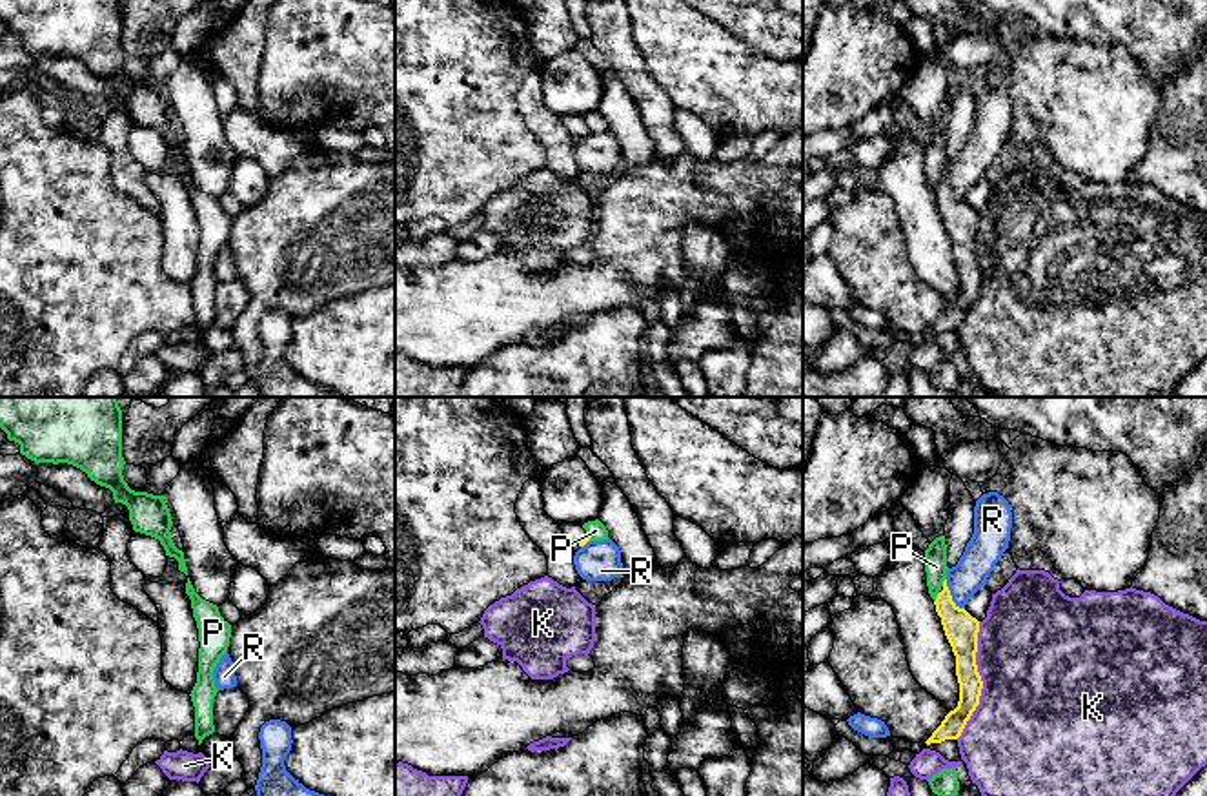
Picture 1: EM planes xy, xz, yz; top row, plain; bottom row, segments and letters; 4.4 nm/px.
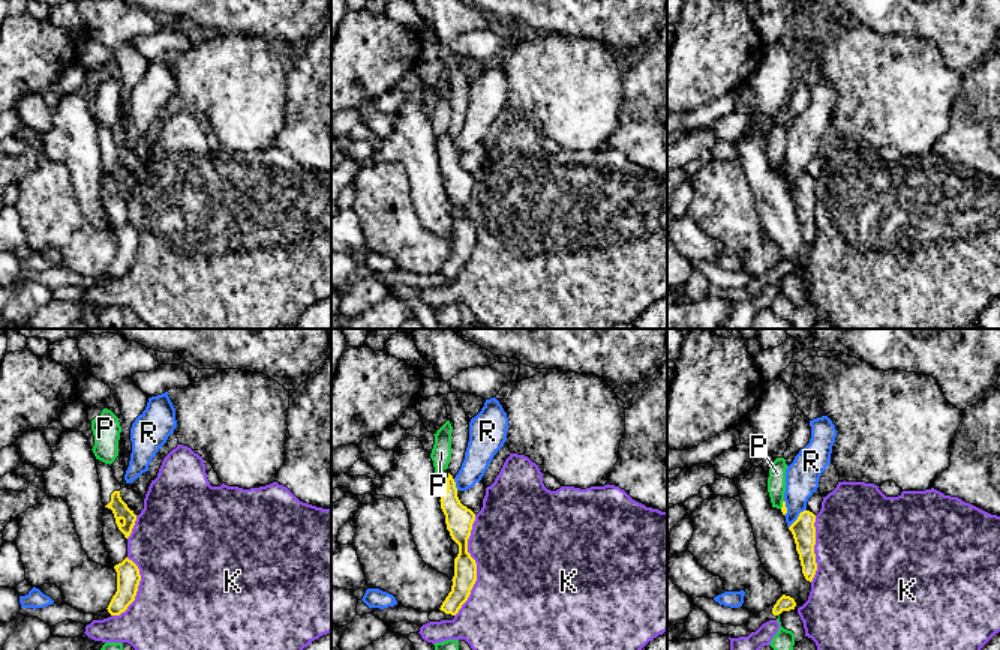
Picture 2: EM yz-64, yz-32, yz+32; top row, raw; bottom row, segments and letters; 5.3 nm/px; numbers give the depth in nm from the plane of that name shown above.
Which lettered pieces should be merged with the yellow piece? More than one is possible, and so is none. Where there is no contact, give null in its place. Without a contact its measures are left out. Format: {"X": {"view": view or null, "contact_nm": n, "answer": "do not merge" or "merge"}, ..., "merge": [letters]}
{"K": {"view": "yz", "contact_nm": 550, "answer": "do not merge"}, "P": {"view": "yz", "contact_nm": 50, "answer": "do not merge"}, "R": {"view": "yz", "contact_nm": 160, "answer": "do not merge"}, "merge": []}

